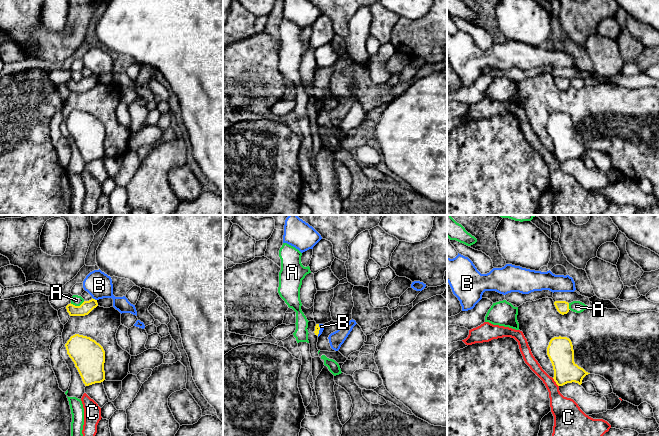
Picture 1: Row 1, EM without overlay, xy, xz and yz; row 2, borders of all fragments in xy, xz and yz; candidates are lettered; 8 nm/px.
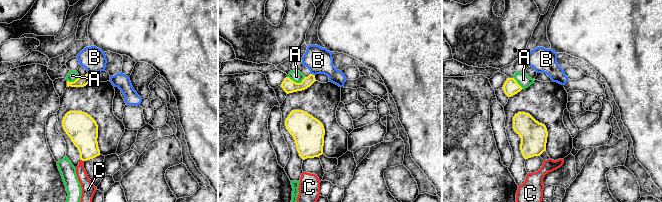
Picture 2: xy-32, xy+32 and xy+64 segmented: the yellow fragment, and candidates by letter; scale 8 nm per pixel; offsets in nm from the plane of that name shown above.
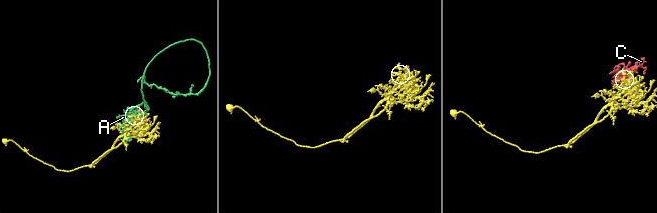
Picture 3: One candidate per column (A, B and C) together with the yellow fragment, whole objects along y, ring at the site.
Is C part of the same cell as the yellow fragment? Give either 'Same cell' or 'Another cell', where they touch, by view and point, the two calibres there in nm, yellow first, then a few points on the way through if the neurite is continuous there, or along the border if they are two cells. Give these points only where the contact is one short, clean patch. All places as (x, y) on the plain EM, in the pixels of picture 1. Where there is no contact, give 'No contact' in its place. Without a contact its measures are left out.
Another cell. Touches yellow at yz (555, 157). Thickness 220 nm (yellow) against 220 nm. Boundary: yz (552, 154), (558, 162)

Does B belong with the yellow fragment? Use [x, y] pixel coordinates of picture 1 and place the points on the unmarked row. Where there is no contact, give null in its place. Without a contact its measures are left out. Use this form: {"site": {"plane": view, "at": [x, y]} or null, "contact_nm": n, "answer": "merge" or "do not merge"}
{"site": {"plane": "xy", "at": [94, 75]}, "contact_nm": 50, "answer": "do not merge"}

